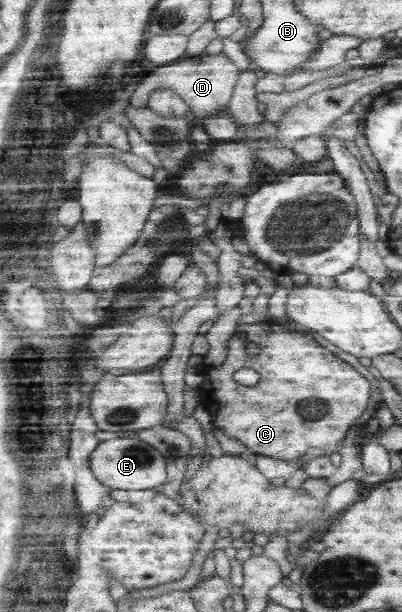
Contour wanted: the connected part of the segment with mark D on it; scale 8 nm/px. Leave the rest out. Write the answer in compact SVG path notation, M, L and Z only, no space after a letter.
M204 52L190 58L183 57L173 64L153 68L145 74L130 96L130 104L142 108L147 105L152 94L159 89L171 89L188 104L194 117L201 121L226 111L240 74L241 72L234 65L232 59L223 52L218 55Z

